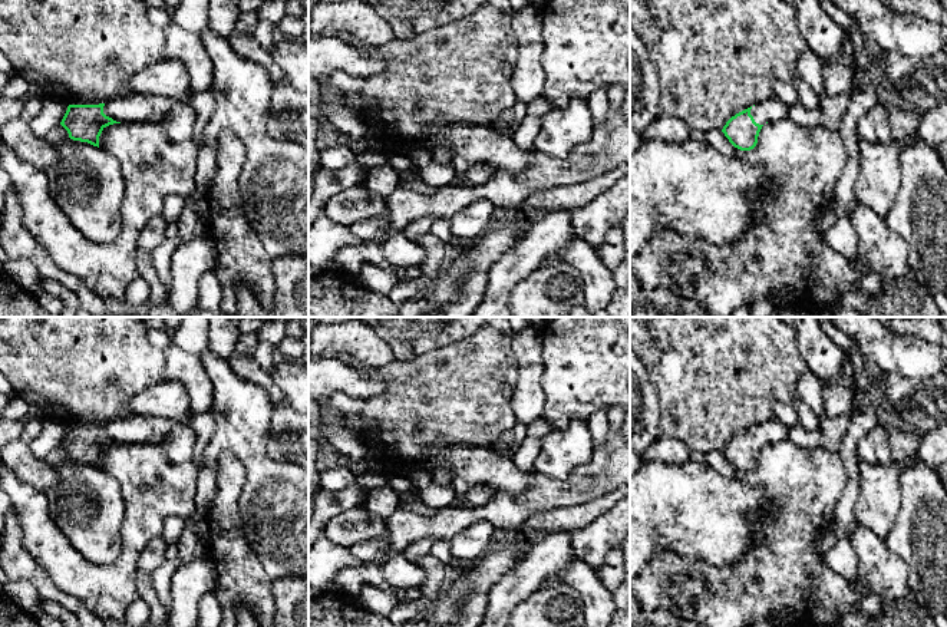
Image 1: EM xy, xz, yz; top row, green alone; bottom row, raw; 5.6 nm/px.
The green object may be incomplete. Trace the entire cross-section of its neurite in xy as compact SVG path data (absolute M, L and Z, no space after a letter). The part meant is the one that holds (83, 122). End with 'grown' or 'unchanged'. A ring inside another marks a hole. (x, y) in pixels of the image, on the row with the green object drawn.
M132 93L99 105L69 105L60 125L70 139L99 148L99 136L106 126L121 122L154 123L166 118L179 102L187 100L155 93Z; grown

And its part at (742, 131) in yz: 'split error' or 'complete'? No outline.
split error

